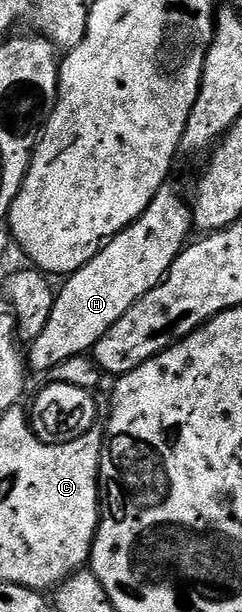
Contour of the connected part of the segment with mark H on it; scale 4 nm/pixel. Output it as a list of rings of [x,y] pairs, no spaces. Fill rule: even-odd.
[[[171,183],[162,185],[147,210],[128,229],[123,229],[111,238],[98,255],[89,259],[89,263],[85,263],[85,267],[70,274],[64,280],[67,282],[63,286],[61,284],[58,286],[53,303],[53,315],[49,315],[45,331],[41,331],[41,335],[37,335],[37,339],[29,345],[31,349],[29,365],[32,370],[35,368],[37,372],[47,375],[52,369],[65,363],[65,359],[90,354],[95,344],[105,335],[105,331],[109,331],[109,327],[113,327],[113,323],[117,323],[117,319],[121,319],[121,315],[125,315],[125,311],[129,311],[133,303],[137,303],[146,293],[153,291],[153,287],[157,287],[167,276],[171,264],[183,252],[192,236],[190,233],[193,233],[192,206],[188,198],[186,201],[181,194],[175,193],[173,185]]]

